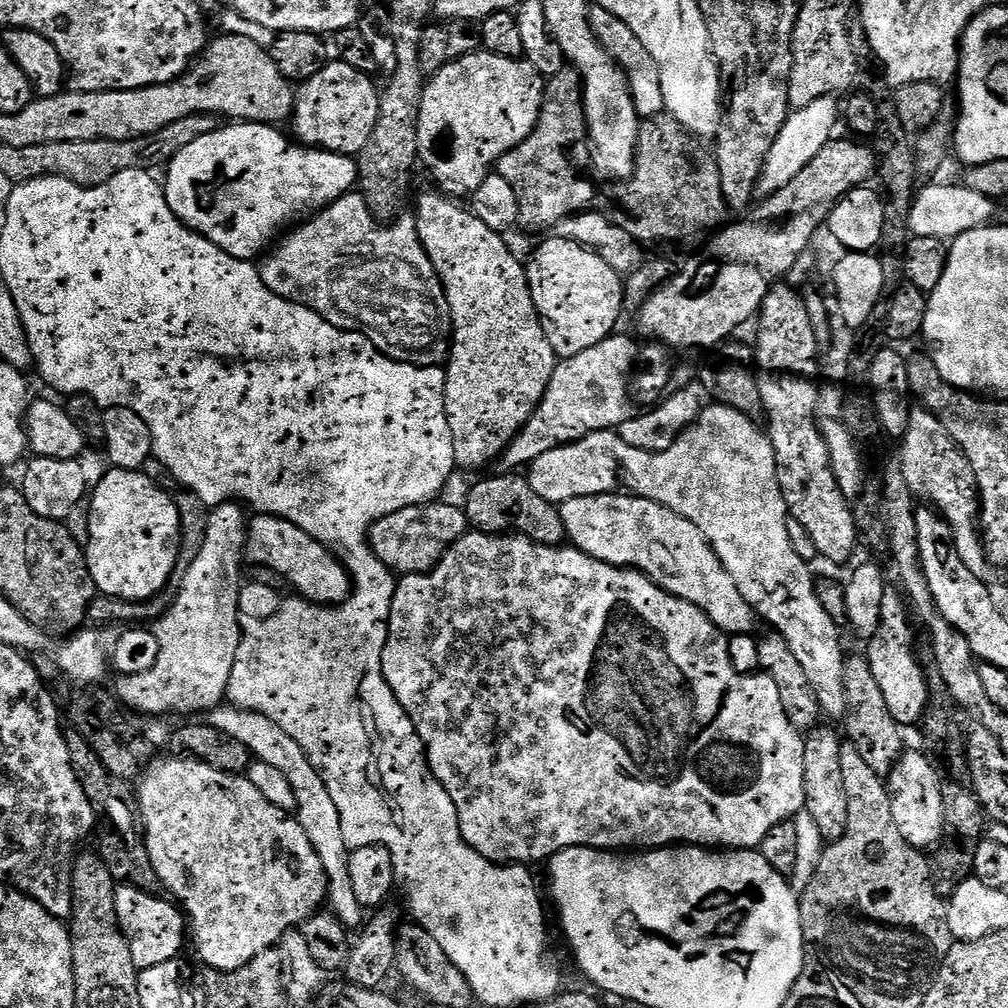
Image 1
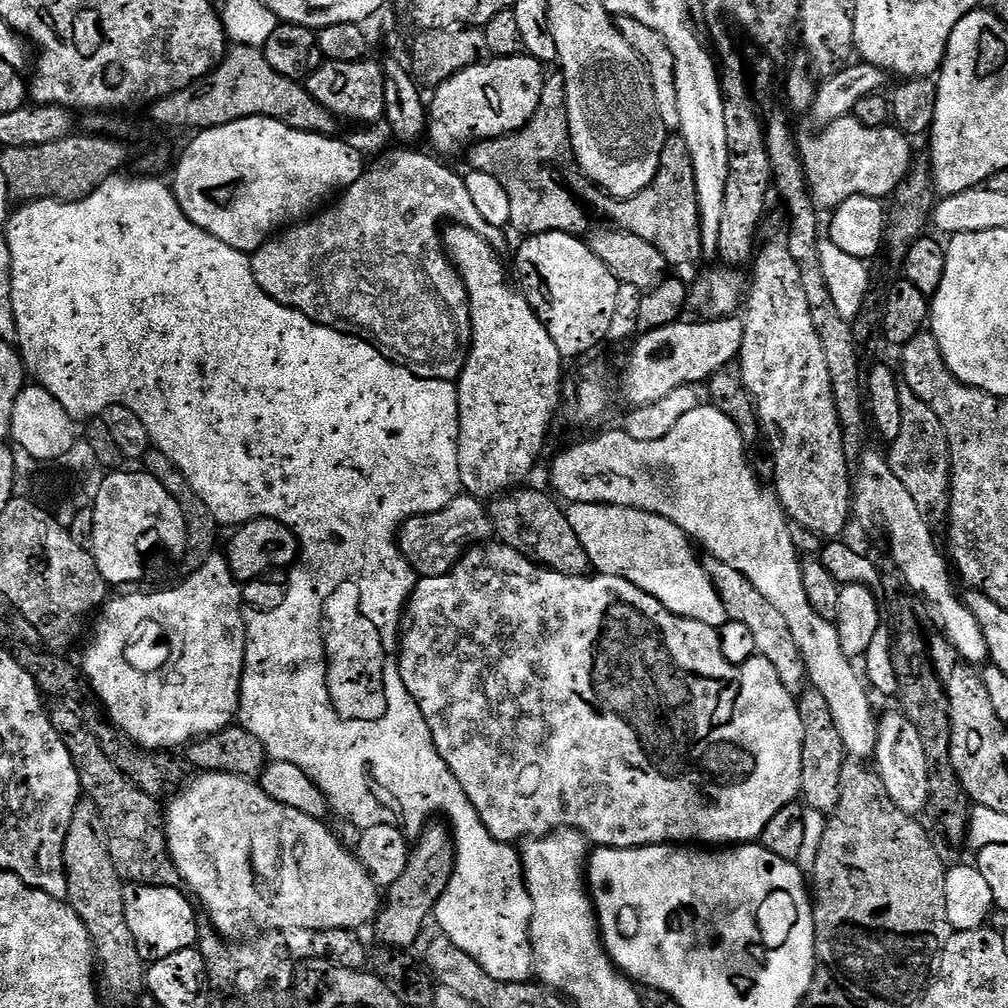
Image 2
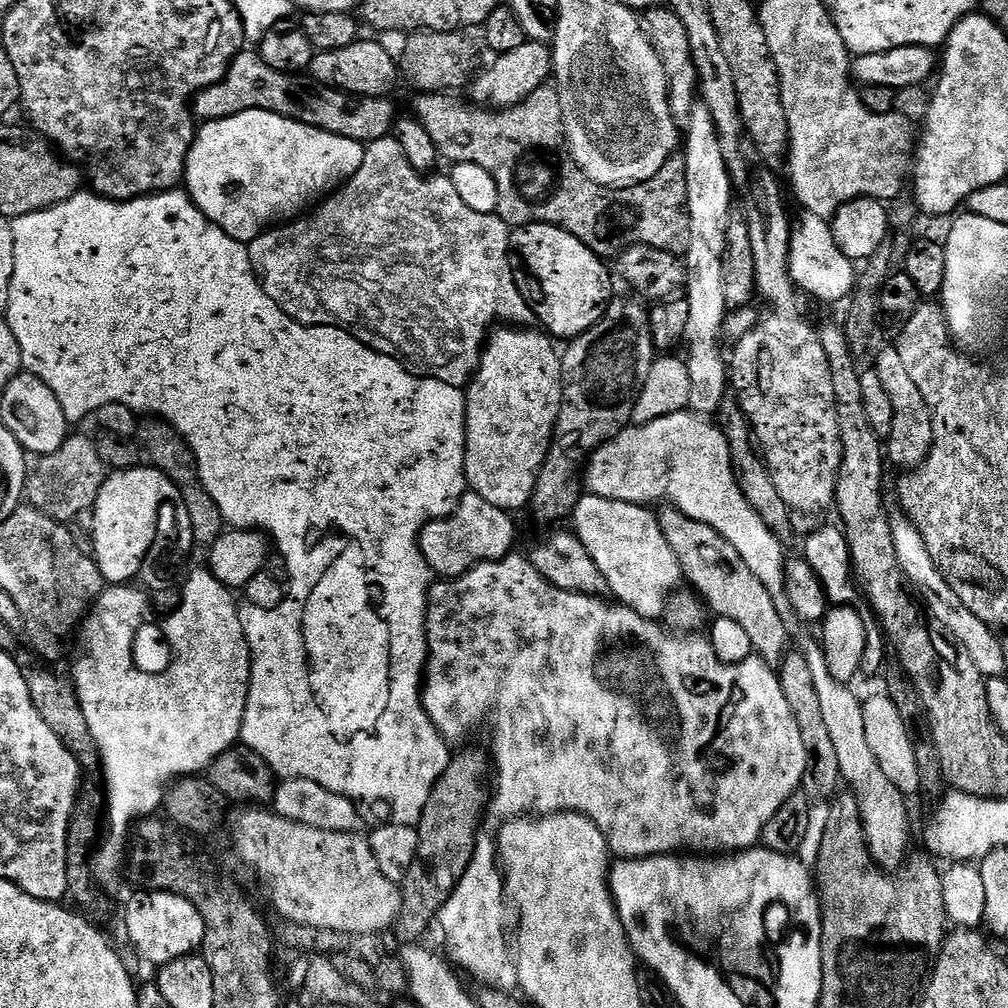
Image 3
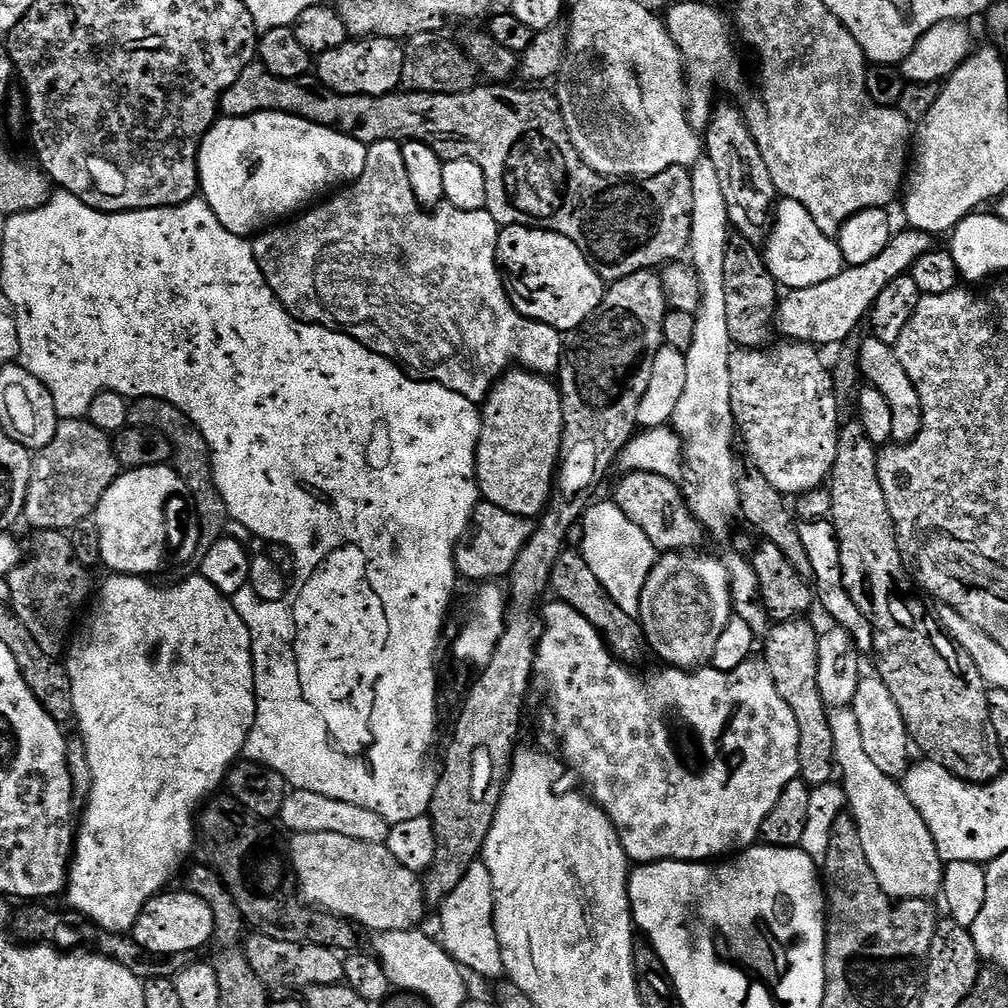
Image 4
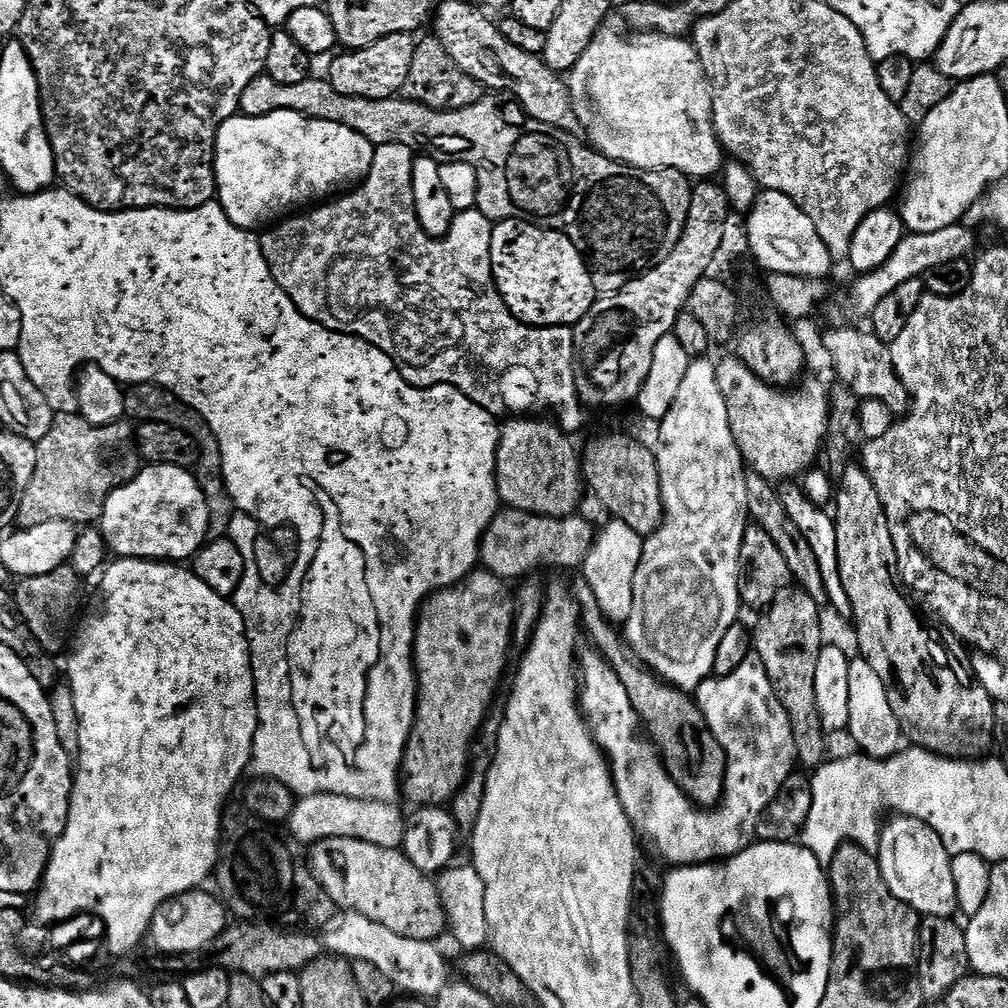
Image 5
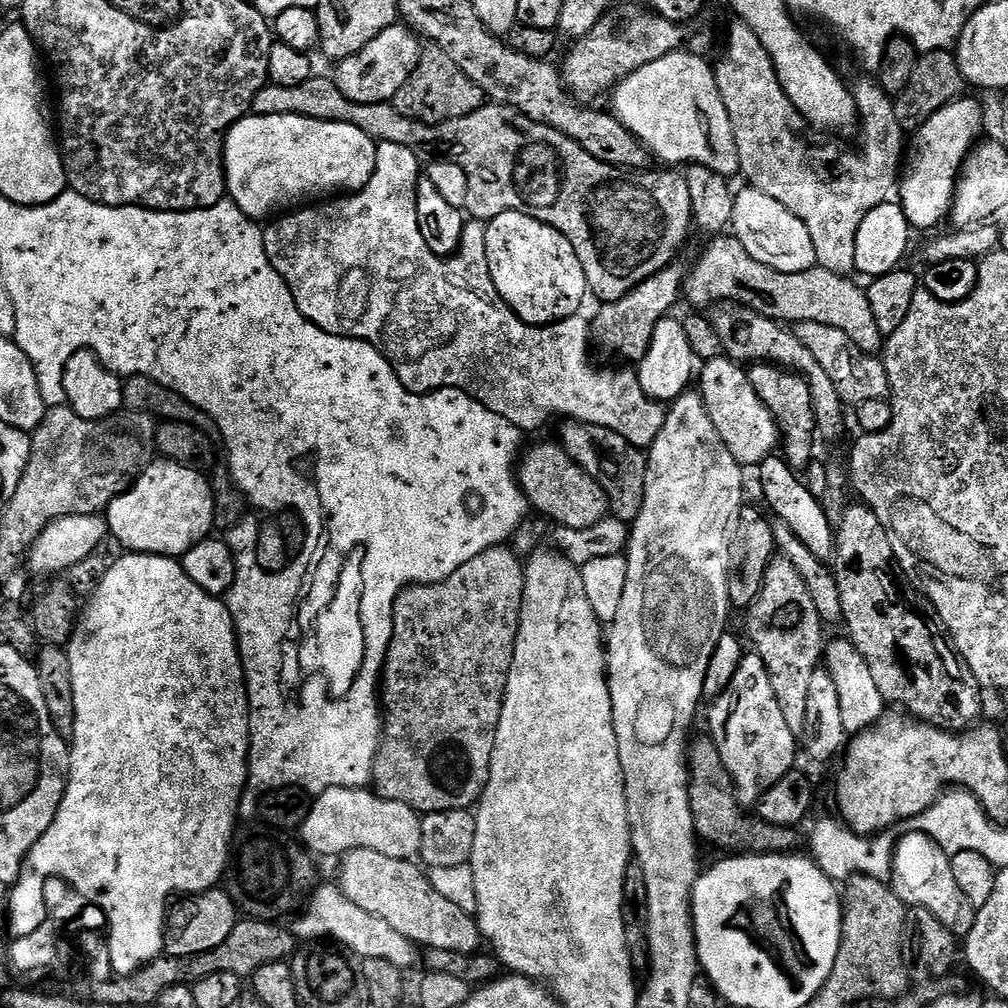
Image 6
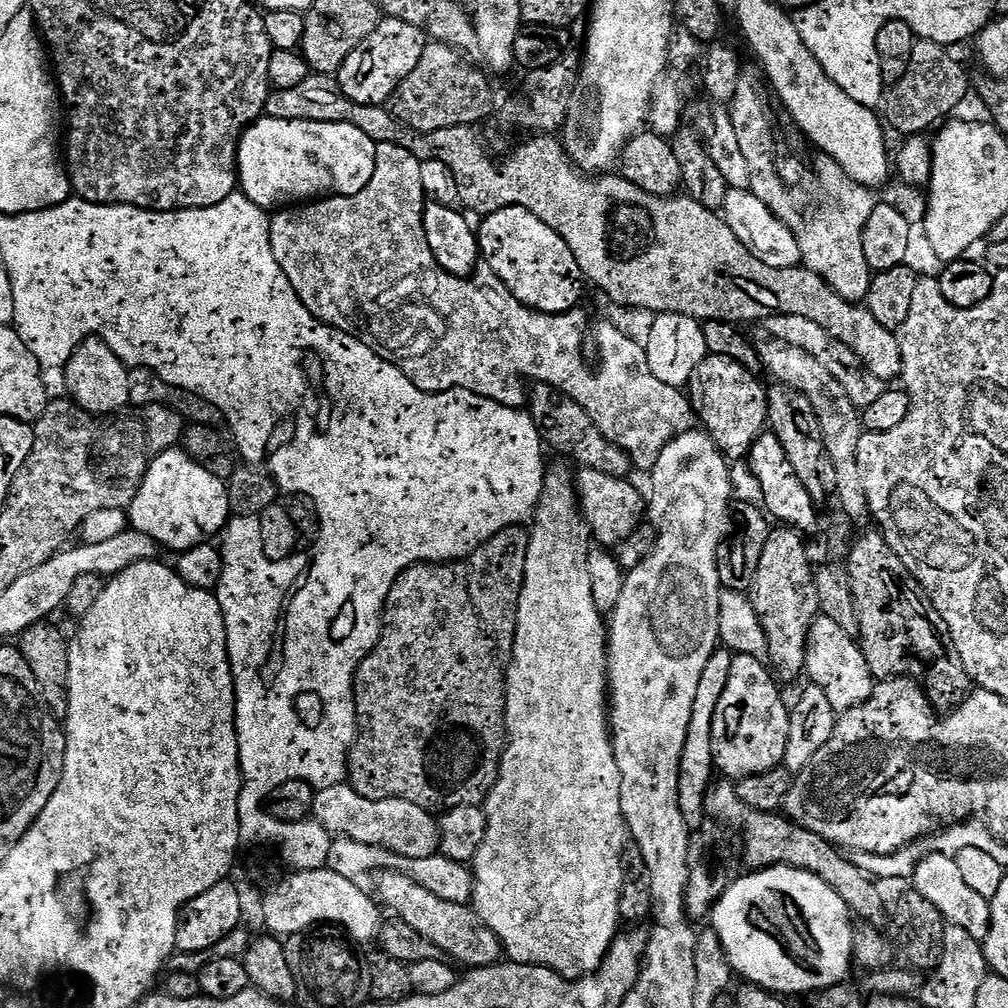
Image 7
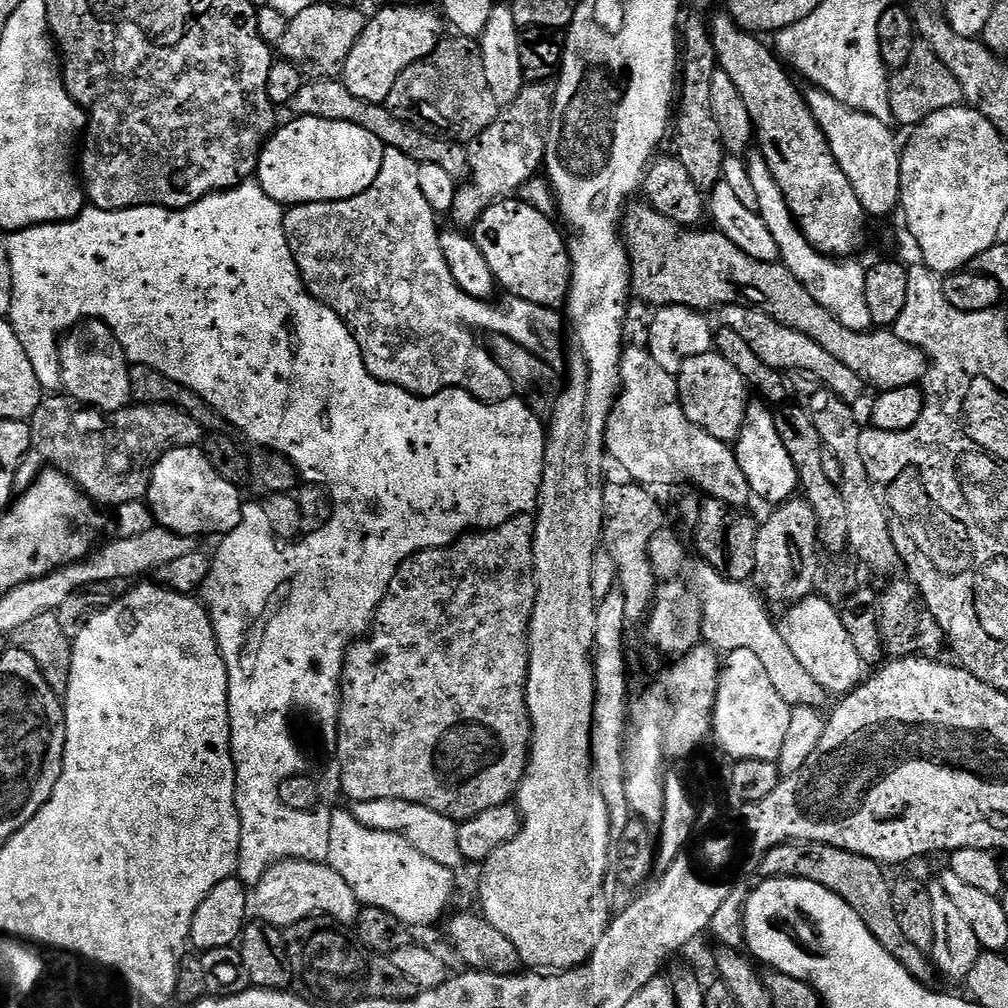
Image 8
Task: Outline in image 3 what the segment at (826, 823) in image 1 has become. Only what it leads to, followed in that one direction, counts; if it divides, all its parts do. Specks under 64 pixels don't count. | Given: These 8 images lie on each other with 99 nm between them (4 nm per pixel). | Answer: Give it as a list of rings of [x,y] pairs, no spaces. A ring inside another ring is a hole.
[[[789,654],[780,665],[778,675],[782,694],[786,694],[786,703],[789,704],[790,710],[794,710],[794,722],[798,722],[798,730],[802,730],[802,746],[806,746],[806,774],[802,778],[800,788],[809,801],[831,801],[842,784],[838,770],[838,754],[834,742],[830,739],[830,733],[826,731],[826,721],[822,715],[822,706],[818,702],[818,689],[814,687],[810,666],[806,664],[804,655]]]

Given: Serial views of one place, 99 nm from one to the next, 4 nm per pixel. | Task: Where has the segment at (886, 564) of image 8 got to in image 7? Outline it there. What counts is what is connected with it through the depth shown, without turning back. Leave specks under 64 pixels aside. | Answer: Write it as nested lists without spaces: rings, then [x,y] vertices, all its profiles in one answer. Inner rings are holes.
[[[777,342],[760,344],[758,351],[760,361],[765,373],[777,376],[781,385],[793,388],[801,392],[814,406],[814,415],[820,427],[820,433],[824,439],[824,450],[827,463],[836,471],[836,496],[838,506],[846,510],[856,526],[862,525],[864,519],[870,515],[868,499],[862,490],[860,475],[856,469],[856,455],[858,454],[858,442],[862,438],[862,416],[851,404],[842,384],[836,381],[836,376],[828,372],[827,363],[824,360],[814,358],[806,354],[804,350],[794,349],[793,346]]]

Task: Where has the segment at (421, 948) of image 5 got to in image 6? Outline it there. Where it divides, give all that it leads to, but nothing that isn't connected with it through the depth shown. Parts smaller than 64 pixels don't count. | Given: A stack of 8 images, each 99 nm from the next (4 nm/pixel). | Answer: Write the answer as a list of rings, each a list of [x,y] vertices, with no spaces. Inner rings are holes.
[[[335,883],[328,884],[325,888],[324,885],[317,887],[295,920],[296,925],[291,925],[290,931],[301,941],[324,940],[329,936],[330,939],[337,940],[337,945],[347,948],[353,956],[364,960],[382,958],[382,962],[394,962],[394,966],[402,970],[409,970],[408,968],[418,964],[417,945],[402,938],[402,934],[398,934],[398,930],[391,928],[388,923],[382,922],[382,918],[366,914],[362,906],[354,906],[354,902],[350,902],[350,898],[346,898],[346,894],[340,891]]]

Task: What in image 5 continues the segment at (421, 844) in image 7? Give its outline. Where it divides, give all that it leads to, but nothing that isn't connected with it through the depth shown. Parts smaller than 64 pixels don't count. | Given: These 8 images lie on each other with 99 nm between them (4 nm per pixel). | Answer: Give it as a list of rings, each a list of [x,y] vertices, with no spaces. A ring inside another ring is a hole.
[[[313,792],[297,799],[294,810],[286,822],[286,827],[292,833],[298,843],[311,846],[326,838],[354,838],[362,842],[370,842],[374,846],[386,846],[387,848],[400,848],[404,842],[405,813],[399,812],[396,804],[387,804],[377,800],[363,800],[362,798],[350,798],[333,792]]]

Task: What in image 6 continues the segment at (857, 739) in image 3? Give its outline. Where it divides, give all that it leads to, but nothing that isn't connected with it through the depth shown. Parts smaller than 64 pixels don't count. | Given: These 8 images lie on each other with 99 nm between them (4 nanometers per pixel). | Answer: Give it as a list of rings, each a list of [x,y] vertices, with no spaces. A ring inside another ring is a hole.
[[[911,830],[905,832],[904,837],[896,840],[896,853],[892,858],[892,891],[898,894],[906,906],[930,910],[930,914],[934,914],[934,918],[938,918],[938,922],[942,922],[942,926],[946,926],[946,930],[950,930],[953,936],[966,938],[974,926],[978,910],[958,887],[948,853],[926,834]]]

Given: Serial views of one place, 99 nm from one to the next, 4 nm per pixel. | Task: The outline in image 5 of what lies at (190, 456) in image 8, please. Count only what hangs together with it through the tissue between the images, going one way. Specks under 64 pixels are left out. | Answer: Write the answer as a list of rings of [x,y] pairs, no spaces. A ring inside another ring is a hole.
[[[148,464],[141,467],[140,472],[126,486],[114,490],[110,498],[106,498],[104,513],[100,515],[98,527],[104,534],[104,541],[107,542],[109,549],[117,557],[125,560],[159,560],[161,562],[188,562],[195,557],[196,553],[204,547],[208,540],[208,511],[206,510],[206,498],[202,498],[202,490],[198,486],[195,475],[187,468],[179,468],[173,464]]]

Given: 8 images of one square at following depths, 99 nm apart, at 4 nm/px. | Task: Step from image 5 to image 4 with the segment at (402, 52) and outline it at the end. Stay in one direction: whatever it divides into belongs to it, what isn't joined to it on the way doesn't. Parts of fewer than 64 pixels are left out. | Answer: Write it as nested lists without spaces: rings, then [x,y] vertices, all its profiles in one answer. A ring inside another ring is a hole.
[[[369,36],[352,38],[338,46],[338,50],[326,50],[314,60],[314,76],[343,96],[387,96],[401,87],[404,49],[401,41]]]

